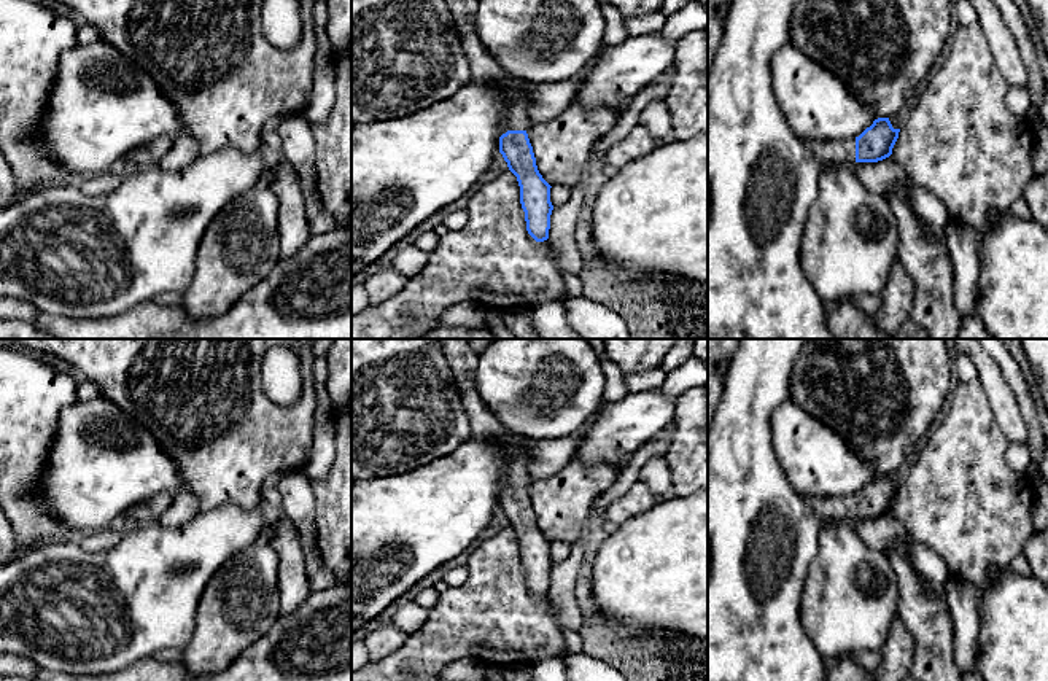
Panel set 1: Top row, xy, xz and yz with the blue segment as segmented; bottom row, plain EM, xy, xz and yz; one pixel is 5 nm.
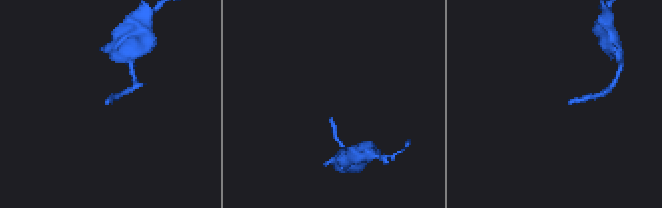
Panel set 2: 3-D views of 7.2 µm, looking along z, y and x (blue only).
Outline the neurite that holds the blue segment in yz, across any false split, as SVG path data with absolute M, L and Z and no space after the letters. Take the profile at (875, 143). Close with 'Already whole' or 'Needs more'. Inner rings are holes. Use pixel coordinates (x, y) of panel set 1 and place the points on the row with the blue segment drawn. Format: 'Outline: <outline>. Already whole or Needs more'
Outline: M878 118L856 138L805 142L824 167L843 167L851 162L878 162L892 154L900 129L889 118Z. Needs more

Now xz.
Outline: M447 0L471 68L472 83L503 86L510 97L507 132L499 137L499 153L520 186L520 204L525 212L526 231L536 242L549 239L550 185L538 170L526 130L531 119L525 102L517 95L498 62L488 54L475 30L479 0Z. Needs more

